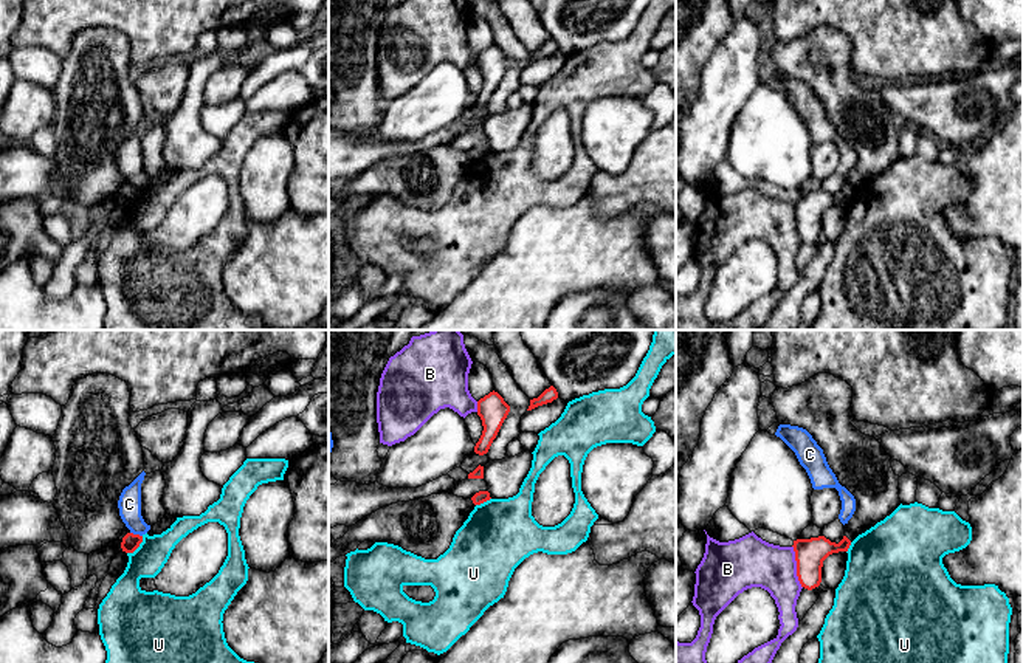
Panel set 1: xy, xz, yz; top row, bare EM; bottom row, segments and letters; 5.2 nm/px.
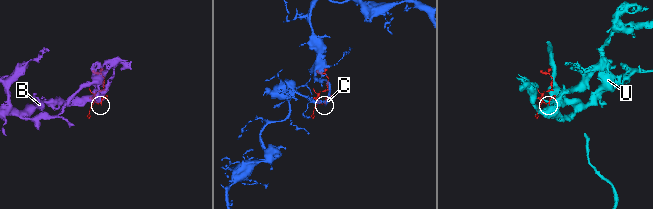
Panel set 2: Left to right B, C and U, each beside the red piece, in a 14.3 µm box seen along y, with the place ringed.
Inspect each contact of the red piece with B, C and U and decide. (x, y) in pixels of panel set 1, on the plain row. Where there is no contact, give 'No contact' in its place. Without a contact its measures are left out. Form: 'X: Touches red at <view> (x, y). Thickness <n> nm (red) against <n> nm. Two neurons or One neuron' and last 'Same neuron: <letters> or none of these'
B: Touches red at yz (797, 220). Thickness 160 nm (red) against 260 nm. Two neurons
C: Touches red at xy (137, 188). Thickness 90 nm (red) against 120 nm. Two neurons
U: Touches red at xy (137, 200). Thickness 90 nm (red) against 170 nm. Two neurons
Same neuron: none of these

